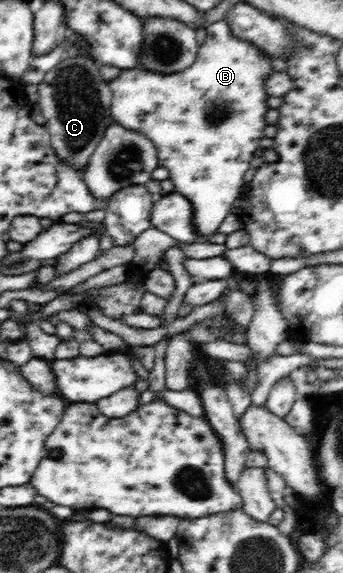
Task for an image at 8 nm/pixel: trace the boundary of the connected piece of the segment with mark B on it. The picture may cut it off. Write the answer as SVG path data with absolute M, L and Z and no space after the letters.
M225 18L205 27L207 39L199 46L198 56L192 66L185 68L182 72L174 72L168 74L160 74L159 72L150 72L136 69L121 69L120 74L109 81L109 87L112 91L111 115L113 120L121 124L126 130L137 130L144 136L147 136L156 147L158 164L169 172L169 179L174 184L174 192L185 196L193 206L193 223L195 231L200 236L200 241L204 241L203 236L216 234L220 224L228 214L231 213L232 204L235 200L243 196L242 185L244 184L244 176L250 168L249 162L252 160L254 151L259 146L262 137L262 130L268 124L264 120L264 115L270 110L266 103L267 92L264 90L265 80L275 72L270 66L270 57L264 55L264 50L258 48L255 44L247 40L240 40L231 33L231 28L225 22Z

